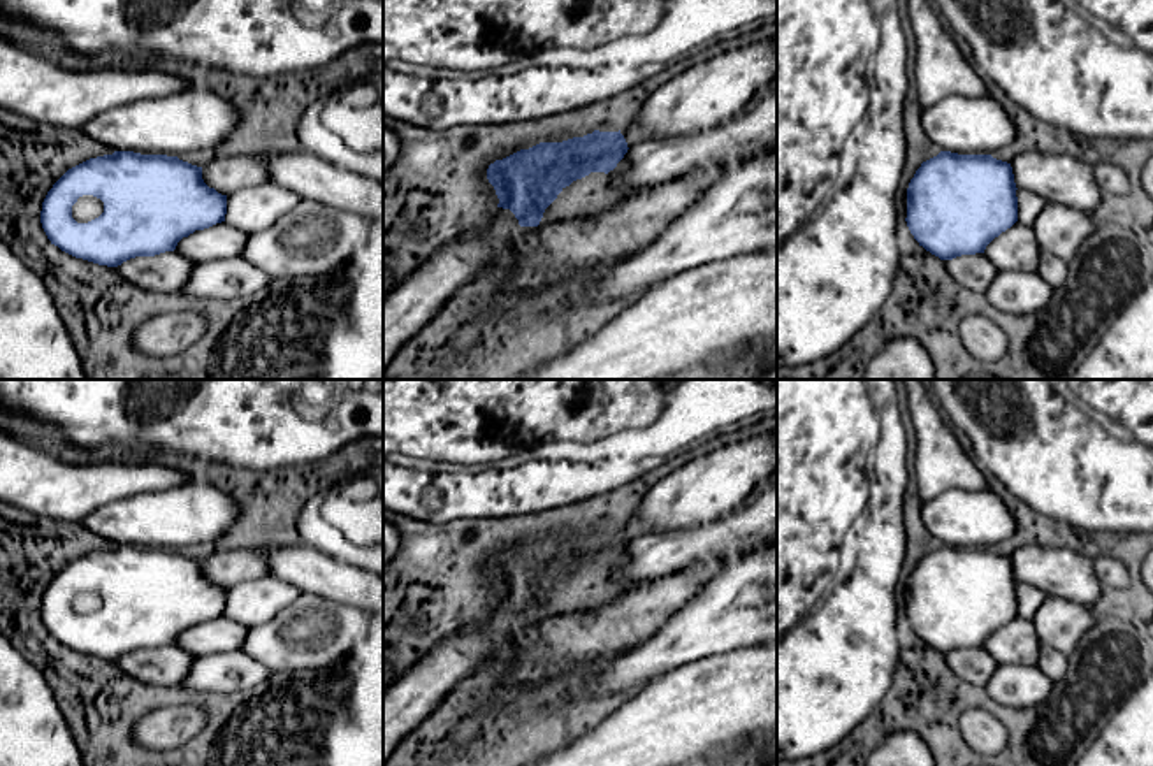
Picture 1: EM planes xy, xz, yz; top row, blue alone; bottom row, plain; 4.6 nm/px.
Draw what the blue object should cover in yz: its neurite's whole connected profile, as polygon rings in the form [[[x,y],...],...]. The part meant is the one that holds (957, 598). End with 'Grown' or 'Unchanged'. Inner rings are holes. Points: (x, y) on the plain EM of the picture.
[[[940,545],[921,557],[907,582],[907,620],[940,654],[984,647],[986,640],[1018,615],[1012,560],[991,548]]]. Unchanged

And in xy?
[[[114,545],[69,562],[47,585],[40,617],[62,645],[118,661],[135,650],[174,645],[183,631],[225,615],[227,589],[209,582],[202,560],[167,548]]]. Grown

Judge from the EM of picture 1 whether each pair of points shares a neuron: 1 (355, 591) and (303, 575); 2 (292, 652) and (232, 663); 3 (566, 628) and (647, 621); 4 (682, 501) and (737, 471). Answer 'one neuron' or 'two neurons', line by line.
1: one neuron
2: two neurons
3: one neuron
4: one neuron

